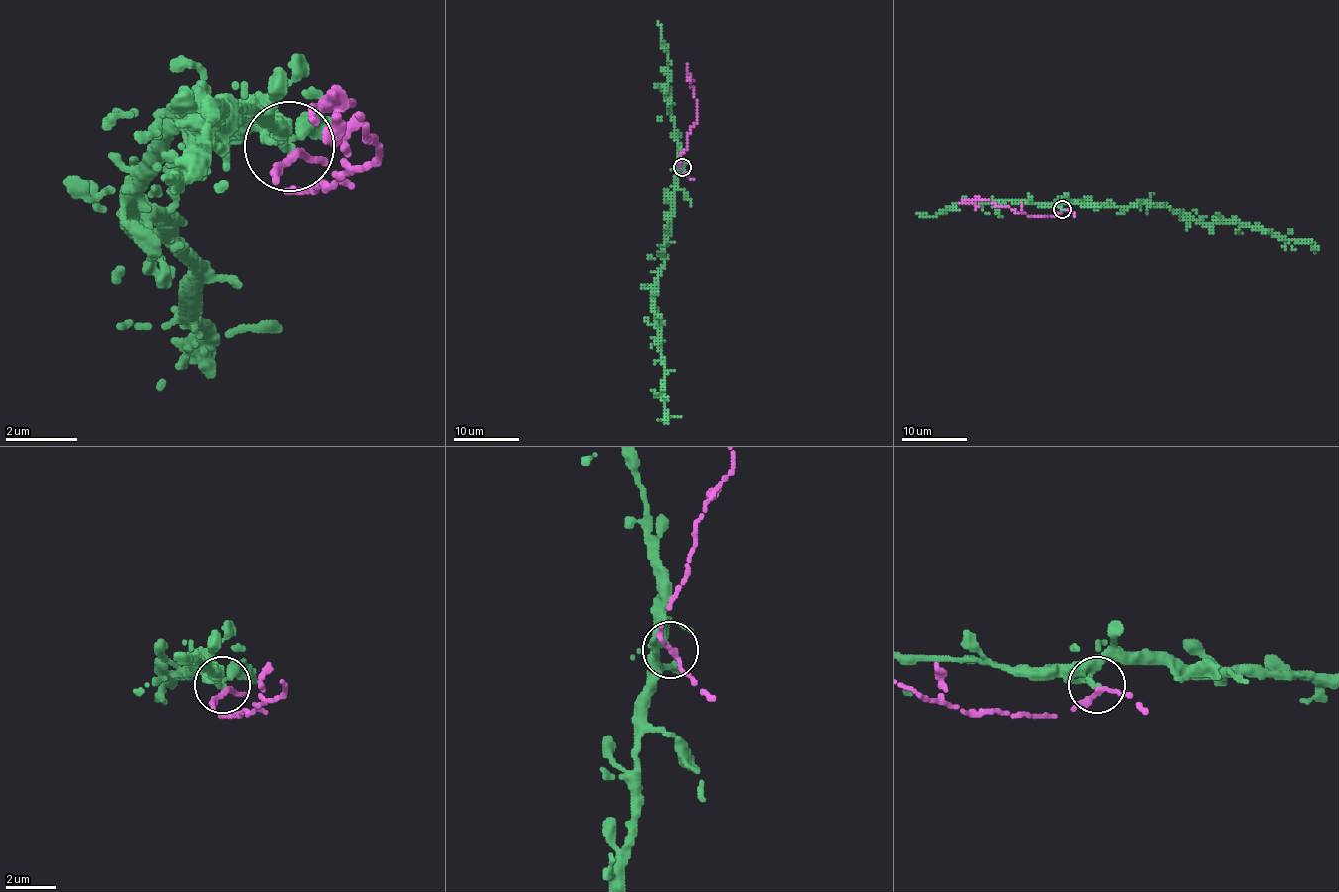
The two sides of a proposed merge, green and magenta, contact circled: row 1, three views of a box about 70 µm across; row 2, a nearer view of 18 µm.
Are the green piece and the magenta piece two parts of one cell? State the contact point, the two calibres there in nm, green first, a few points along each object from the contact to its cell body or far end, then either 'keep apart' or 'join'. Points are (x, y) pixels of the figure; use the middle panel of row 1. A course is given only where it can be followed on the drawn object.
place (682, 167); calibres 240 and 200 nm; course green (681, 167), (653, 309), (665, 369), (665, 412), (663, 420), (658, 419); course magenta (683, 167), (680, 165), (681, 154), (686, 147), (688, 134), (698, 121), (686, 63); keep apart

